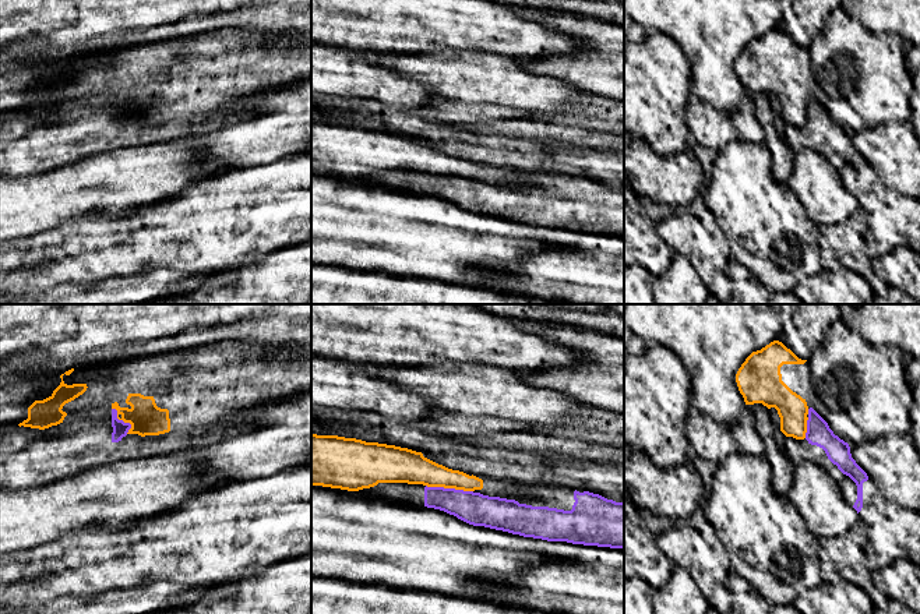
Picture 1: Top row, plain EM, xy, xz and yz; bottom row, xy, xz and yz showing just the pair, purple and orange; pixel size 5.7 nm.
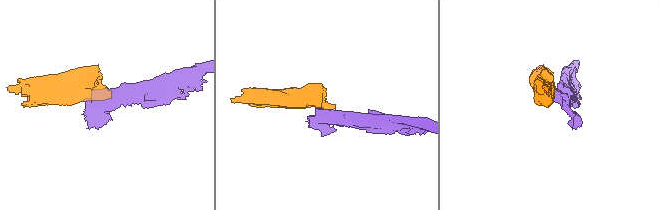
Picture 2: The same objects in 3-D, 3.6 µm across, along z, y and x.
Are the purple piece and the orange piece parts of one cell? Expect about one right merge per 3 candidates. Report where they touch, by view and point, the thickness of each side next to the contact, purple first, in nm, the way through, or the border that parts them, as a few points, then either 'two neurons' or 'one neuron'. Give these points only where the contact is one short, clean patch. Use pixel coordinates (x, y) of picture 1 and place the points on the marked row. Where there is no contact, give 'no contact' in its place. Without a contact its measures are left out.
xz (450, 489) | 190/190 nm | along xz (426, 484), (472, 491) | two neurons

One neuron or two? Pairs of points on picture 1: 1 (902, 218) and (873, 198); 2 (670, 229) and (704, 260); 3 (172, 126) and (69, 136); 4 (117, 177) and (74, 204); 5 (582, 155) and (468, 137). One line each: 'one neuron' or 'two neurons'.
1: one neuron
2: one neuron
3: one neuron
4: one neuron
5: one neuron

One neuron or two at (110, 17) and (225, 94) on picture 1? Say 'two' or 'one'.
two

